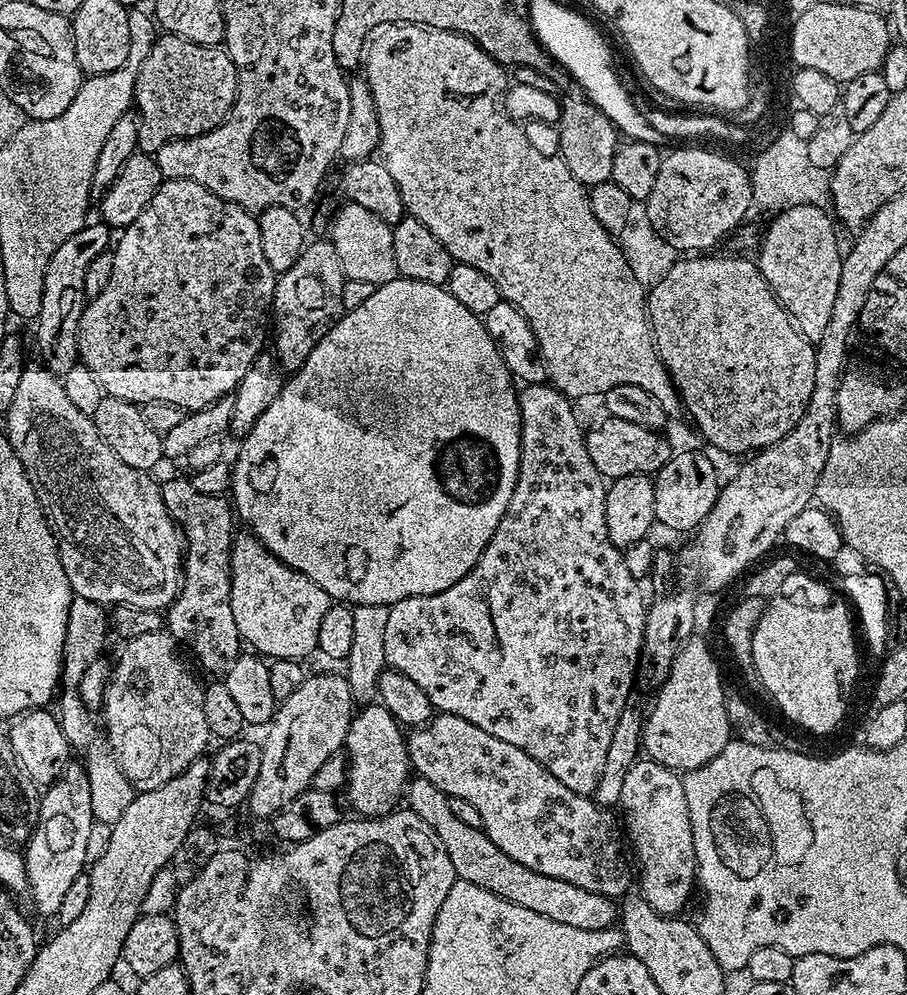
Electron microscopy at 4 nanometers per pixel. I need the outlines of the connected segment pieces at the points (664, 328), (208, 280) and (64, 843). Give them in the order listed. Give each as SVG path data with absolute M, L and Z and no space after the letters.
M692 254L687 258L677 259L670 267L670 272L661 281L651 287L647 293L648 320L652 323L652 339L656 341L656 350L660 353L660 361L664 363L672 376L676 391L680 393L683 411L688 412L696 428L720 452L744 452L752 454L762 448L768 448L774 442L786 438L794 426L798 426L798 418L806 410L806 402L810 402L810 393L814 390L814 354L813 341L807 340L788 316L788 311L776 301L776 296L768 288L766 278L762 278L759 263L755 259L743 260L740 256L712 256L716 254Z
M165 180L160 189L150 198L146 210L134 218L132 225L119 233L112 252L114 274L110 274L110 283L98 298L88 300L84 306L82 322L78 324L79 363L84 364L98 378L101 389L114 398L122 398L131 404L146 402L170 402L183 408L185 413L200 412L206 406L218 402L223 396L231 396L236 387L246 378L246 370L265 351L264 339L270 336L270 313L277 272L266 262L266 253L262 250L260 221L246 208L239 208L234 202L218 198L206 186L193 180Z
M70 760L51 787L41 795L39 814L31 838L24 846L27 893L42 916L59 915L63 895L88 864L88 838L95 820L90 801L90 784L81 761Z

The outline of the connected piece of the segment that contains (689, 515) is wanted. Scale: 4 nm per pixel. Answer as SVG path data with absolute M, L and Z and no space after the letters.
M680 452L668 459L666 466L654 474L654 514L659 527L672 532L688 532L699 528L700 523L714 510L714 502L722 487L716 473L716 464L704 452Z

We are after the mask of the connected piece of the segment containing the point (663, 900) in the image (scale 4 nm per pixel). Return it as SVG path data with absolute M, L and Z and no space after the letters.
M647 758L637 759L634 766L630 768L629 773L626 774L625 784L622 785L622 798L619 802L620 810L624 812L624 828L629 840L636 850L636 862L638 865L638 886L640 884L642 892L640 892L641 897L647 902L652 909L654 909L660 915L677 915L688 902L688 898L692 894L692 888L694 892L694 879L696 877L696 855L694 854L694 840L693 840L693 828L690 826L689 806L686 803L686 792L684 788L683 779L672 769L662 766L656 760L649 760Z

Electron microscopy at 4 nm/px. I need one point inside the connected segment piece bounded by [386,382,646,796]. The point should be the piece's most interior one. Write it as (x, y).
(537, 644)

